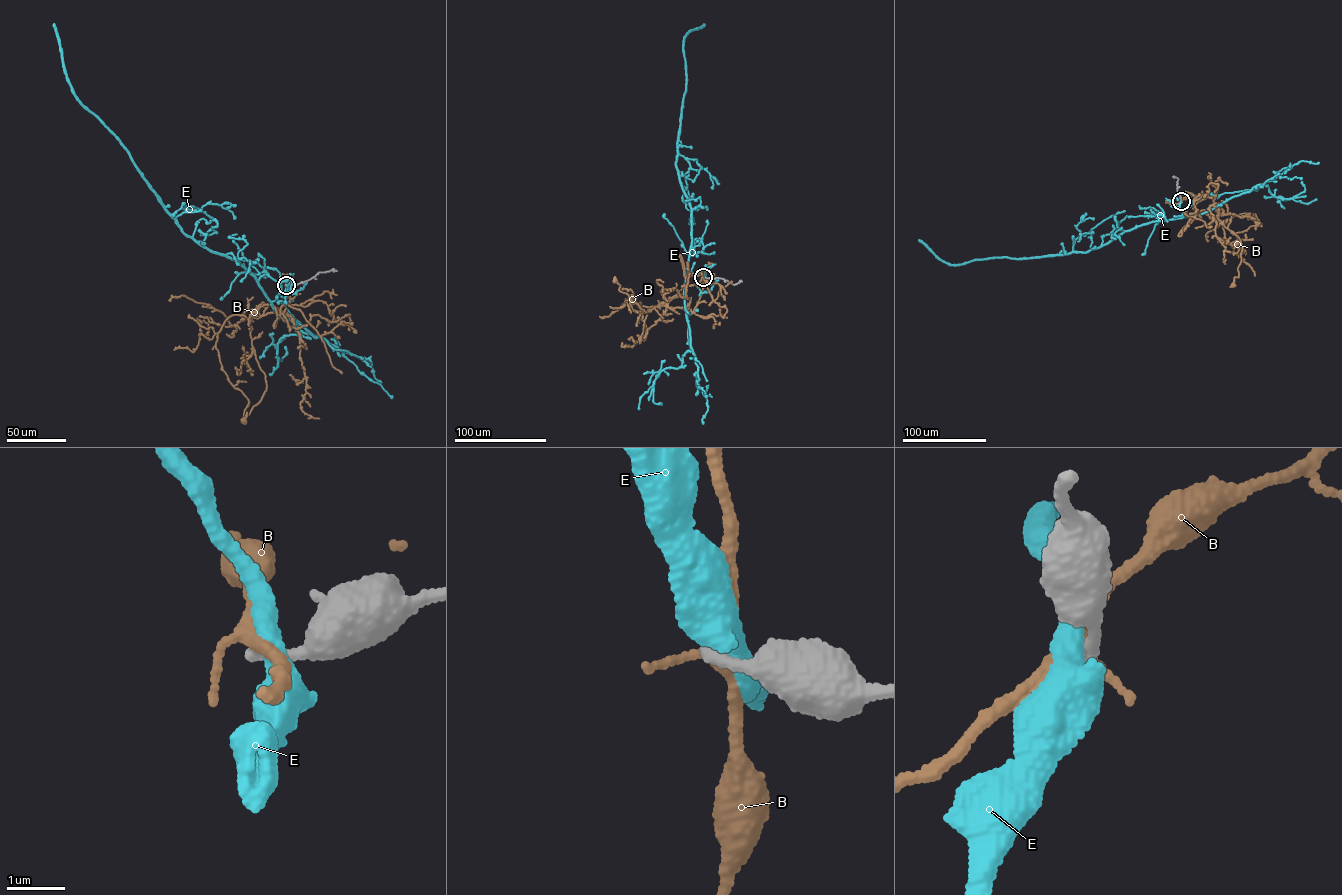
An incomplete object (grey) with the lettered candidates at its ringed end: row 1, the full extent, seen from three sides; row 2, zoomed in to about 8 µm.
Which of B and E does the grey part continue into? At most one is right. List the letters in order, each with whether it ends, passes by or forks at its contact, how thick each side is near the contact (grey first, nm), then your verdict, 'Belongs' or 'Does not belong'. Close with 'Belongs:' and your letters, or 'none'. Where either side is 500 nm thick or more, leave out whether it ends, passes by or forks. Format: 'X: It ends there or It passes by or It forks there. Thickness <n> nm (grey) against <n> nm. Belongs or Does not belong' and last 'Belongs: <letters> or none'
B: It forks there. Thickness 220 nm (grey) against 200 nm. Does not belong
E: It passes by. Thickness 260 nm (grey) against 400 nm. Does not belong
Belongs: none

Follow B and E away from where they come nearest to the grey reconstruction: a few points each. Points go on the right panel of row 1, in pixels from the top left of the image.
B: (1181, 201), (1193, 195), (1214, 197), (1217, 219), (1238, 236), (1242, 248), (1239, 276), (1234, 277), (1233, 286)
E: (1181, 201), (1183, 217), (1135, 227), (1085, 252), (1025, 259), (996, 257), (951, 265), (919, 239)

